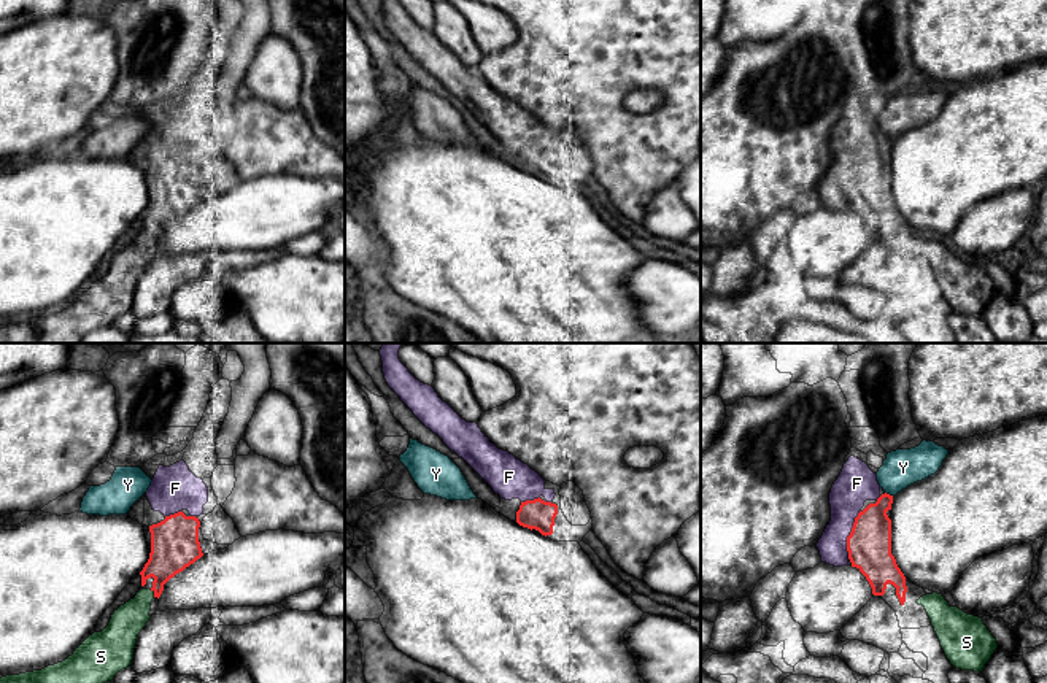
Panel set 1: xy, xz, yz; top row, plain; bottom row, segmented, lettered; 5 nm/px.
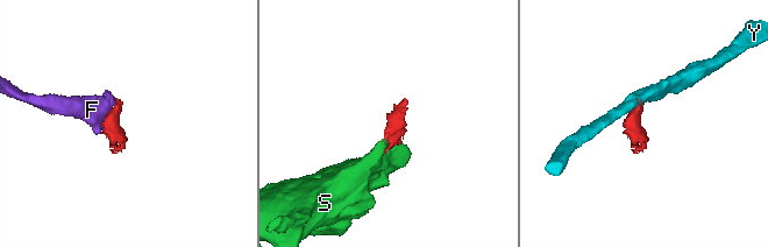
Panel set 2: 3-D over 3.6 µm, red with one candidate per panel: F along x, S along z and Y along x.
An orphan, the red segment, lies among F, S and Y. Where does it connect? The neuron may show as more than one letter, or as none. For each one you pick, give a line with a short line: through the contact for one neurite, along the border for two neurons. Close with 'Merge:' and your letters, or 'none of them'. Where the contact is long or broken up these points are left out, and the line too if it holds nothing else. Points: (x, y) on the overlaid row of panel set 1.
F: line yz (869, 544), (860, 536), (849, 536), (849, 493), (853, 486)
Merge: F, S

